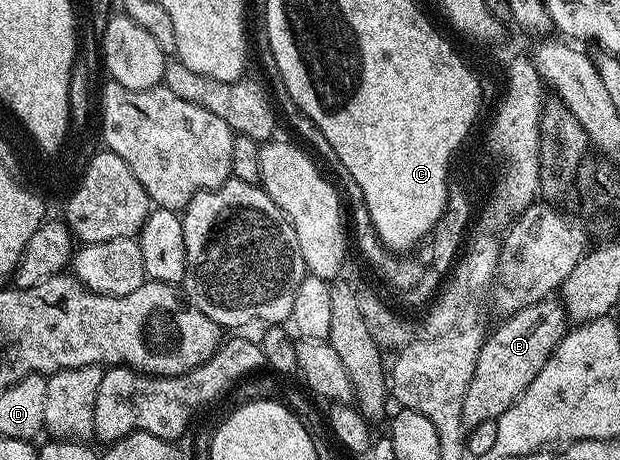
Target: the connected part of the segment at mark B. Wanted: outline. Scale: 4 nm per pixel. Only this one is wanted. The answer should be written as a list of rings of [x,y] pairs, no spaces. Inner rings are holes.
[[[549,297],[526,305],[521,311],[511,312],[505,319],[508,319],[505,323],[494,327],[488,338],[484,340],[481,352],[478,353],[474,375],[468,385],[463,403],[463,423],[468,429],[477,427],[482,421],[497,420],[502,413],[506,413],[506,409],[510,409],[510,405],[514,405],[514,401],[518,401],[518,397],[522,397],[522,393],[528,388],[530,381],[534,381],[534,377],[538,377],[538,373],[542,373],[542,365],[546,365],[546,361],[554,353],[554,349],[570,329],[570,320],[564,311],[564,304],[556,297]]]

